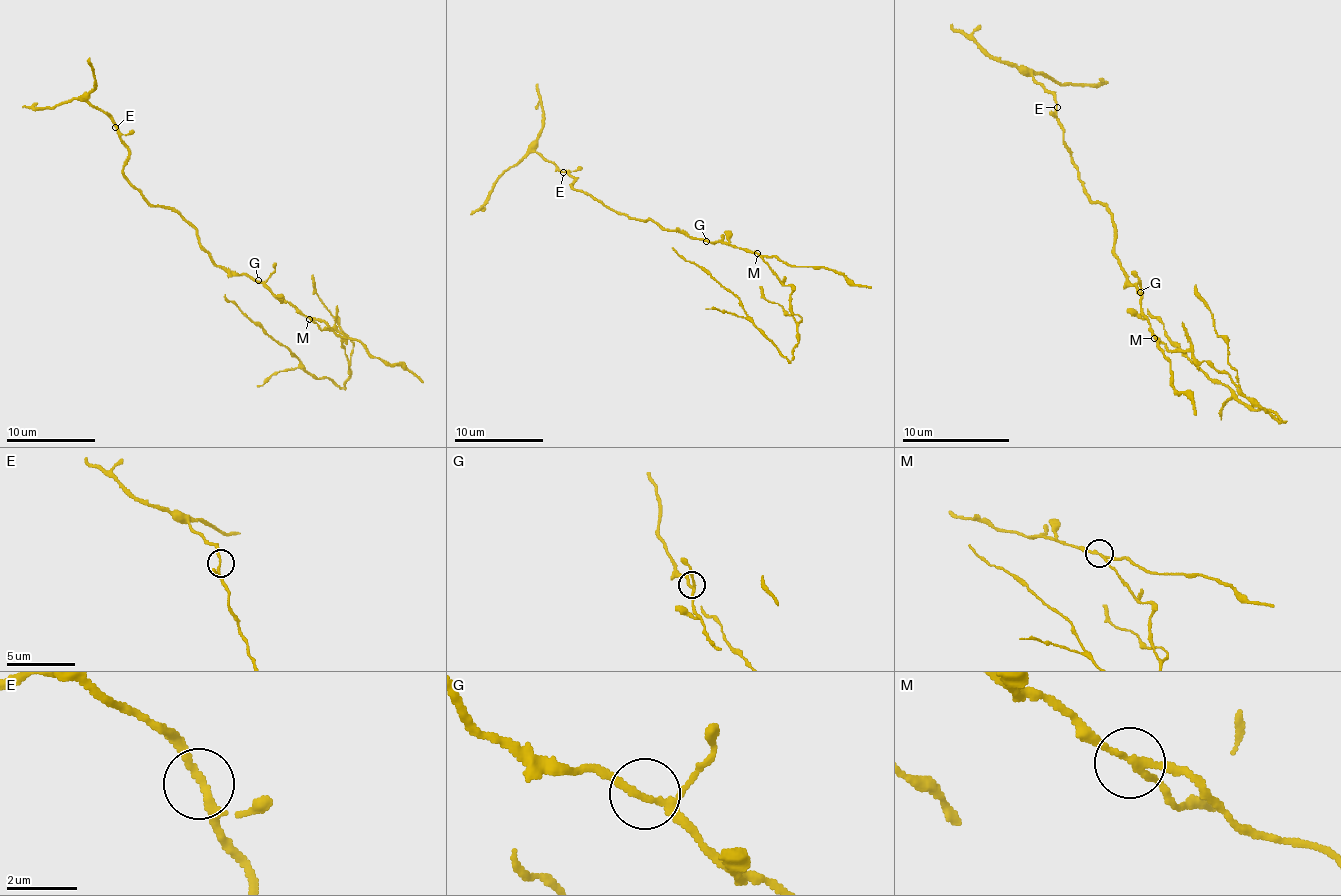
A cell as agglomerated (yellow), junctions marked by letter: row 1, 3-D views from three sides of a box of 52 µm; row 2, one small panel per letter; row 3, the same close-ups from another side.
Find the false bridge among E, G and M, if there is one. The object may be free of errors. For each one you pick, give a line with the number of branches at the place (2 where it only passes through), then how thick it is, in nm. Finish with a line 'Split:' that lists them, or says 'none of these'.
M: 3 | 150 nm
Split: M

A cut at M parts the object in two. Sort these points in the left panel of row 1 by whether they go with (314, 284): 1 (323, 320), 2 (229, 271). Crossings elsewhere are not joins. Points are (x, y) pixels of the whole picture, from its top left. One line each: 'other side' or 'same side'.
1: other side
2: other side

